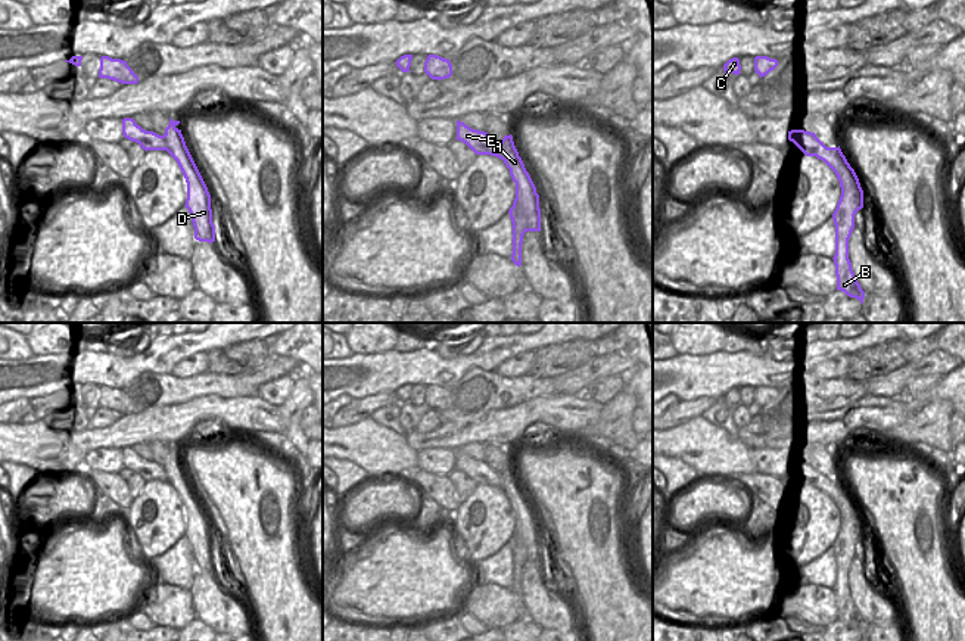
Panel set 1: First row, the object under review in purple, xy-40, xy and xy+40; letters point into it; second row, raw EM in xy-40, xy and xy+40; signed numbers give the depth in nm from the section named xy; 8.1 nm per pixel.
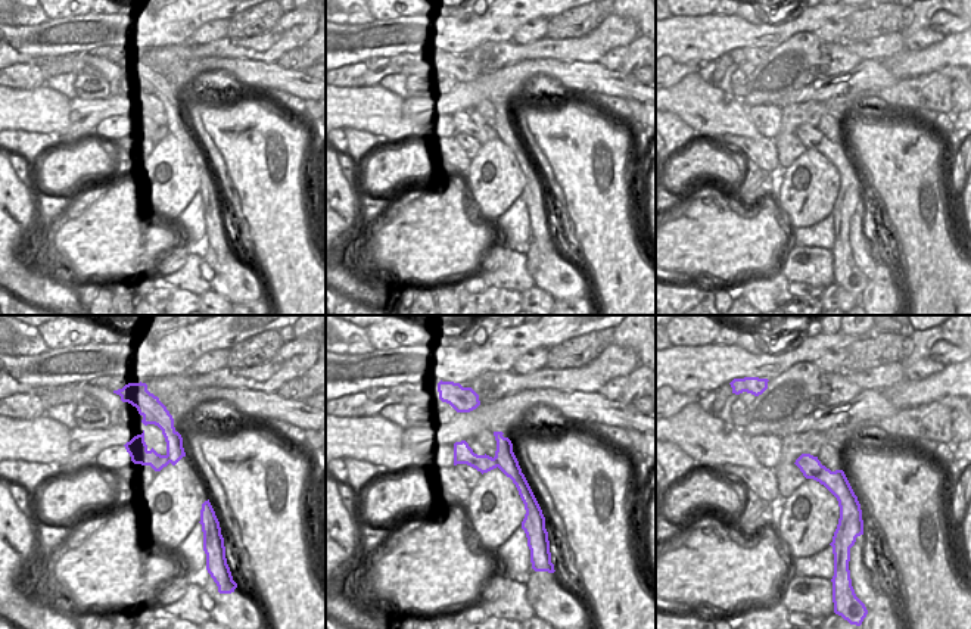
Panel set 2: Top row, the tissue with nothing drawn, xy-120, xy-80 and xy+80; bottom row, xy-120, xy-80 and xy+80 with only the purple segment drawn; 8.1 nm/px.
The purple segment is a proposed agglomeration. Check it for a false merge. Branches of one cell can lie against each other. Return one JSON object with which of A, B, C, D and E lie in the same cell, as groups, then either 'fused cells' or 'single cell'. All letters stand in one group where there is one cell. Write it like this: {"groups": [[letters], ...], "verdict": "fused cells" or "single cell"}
{"groups": [["A", "C", "D"], ["B", "E"]], "verdict": "fused cells"}

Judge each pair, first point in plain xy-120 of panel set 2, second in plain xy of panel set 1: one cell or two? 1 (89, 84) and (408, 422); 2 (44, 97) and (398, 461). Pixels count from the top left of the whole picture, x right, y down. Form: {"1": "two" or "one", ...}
{"1": "one", "2": "one"}

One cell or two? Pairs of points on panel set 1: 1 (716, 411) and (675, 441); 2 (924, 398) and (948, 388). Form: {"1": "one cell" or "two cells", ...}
{"1": "two cells", "2": "one cell"}

